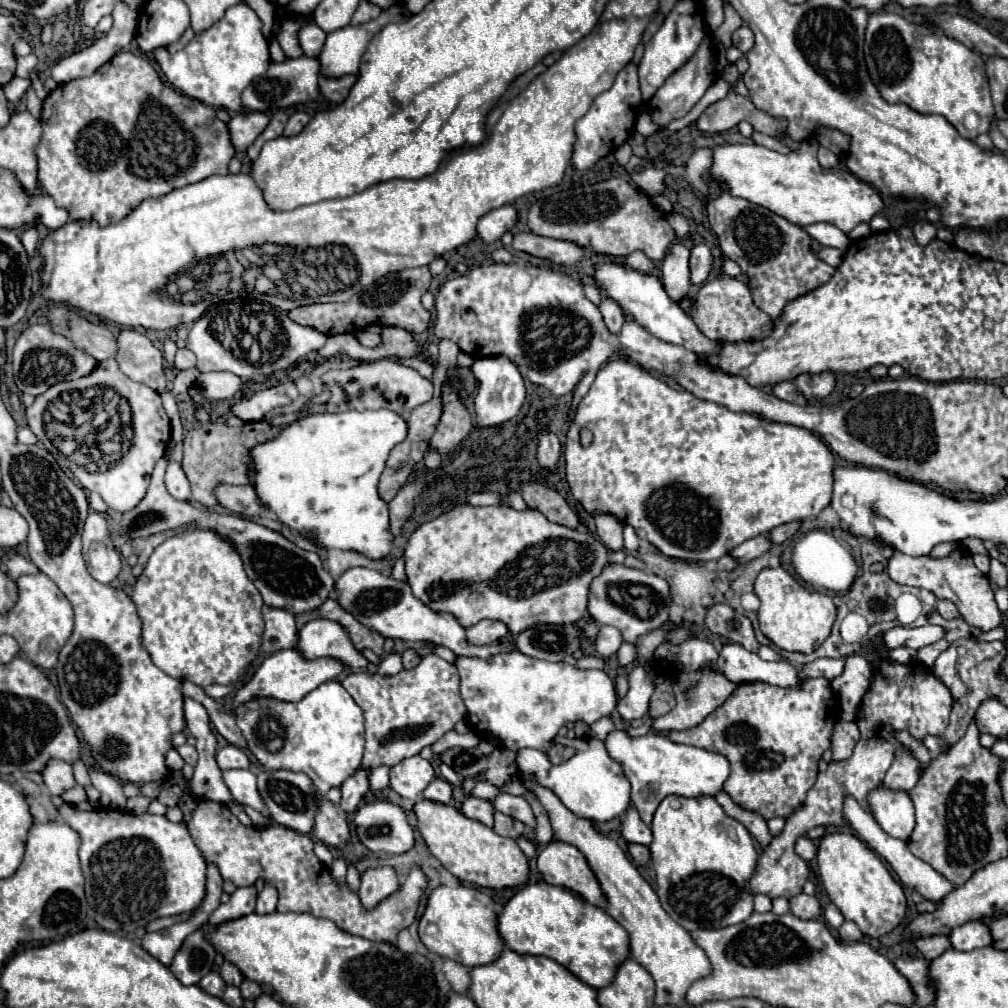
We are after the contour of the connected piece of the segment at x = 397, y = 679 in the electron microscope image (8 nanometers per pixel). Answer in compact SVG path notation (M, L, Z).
M425 655L421 663L411 669L411 671L401 671L391 677L381 677L381 675L367 675L365 671L351 673L347 675L341 685L347 689L347 693L355 699L355 703L363 709L365 717L365 755L361 761L361 767L377 767L377 765L397 765L401 759L417 755L423 747L435 743L445 735L447 731L453 729L453 725L465 717L465 705L461 703L461 697L457 695L459 691L459 675L457 667L437 655Z

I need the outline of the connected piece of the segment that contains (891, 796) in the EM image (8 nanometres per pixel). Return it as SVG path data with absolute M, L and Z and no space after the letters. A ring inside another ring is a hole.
M879 785L875 791L871 791L869 805L875 821L887 835L903 841L909 839L915 827L915 811L909 793L889 791Z

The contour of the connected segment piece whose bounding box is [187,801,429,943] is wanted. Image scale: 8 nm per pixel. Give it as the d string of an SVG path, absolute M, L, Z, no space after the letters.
M199 801L193 819L187 825L195 845L203 851L207 863L215 863L223 879L233 881L237 887L251 887L257 879L263 879L267 885L273 885L278 891L276 910L279 913L307 911L315 917L325 917L337 923L349 935L359 935L369 941L395 943L399 931L407 929L419 915L421 897L429 885L427 875L419 865L411 869L405 883L385 897L373 909L365 909L357 891L351 891L347 883L337 885L333 875L313 853L313 839L309 835L297 833L283 825L269 825L263 831L257 827L245 827L223 803Z

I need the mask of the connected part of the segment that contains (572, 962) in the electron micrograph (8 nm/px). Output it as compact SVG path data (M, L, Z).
M545 881L525 885L509 899L499 915L499 933L515 953L555 959L595 989L609 987L619 965L629 957L629 933L615 919L609 919L607 911L587 903L565 887Z

